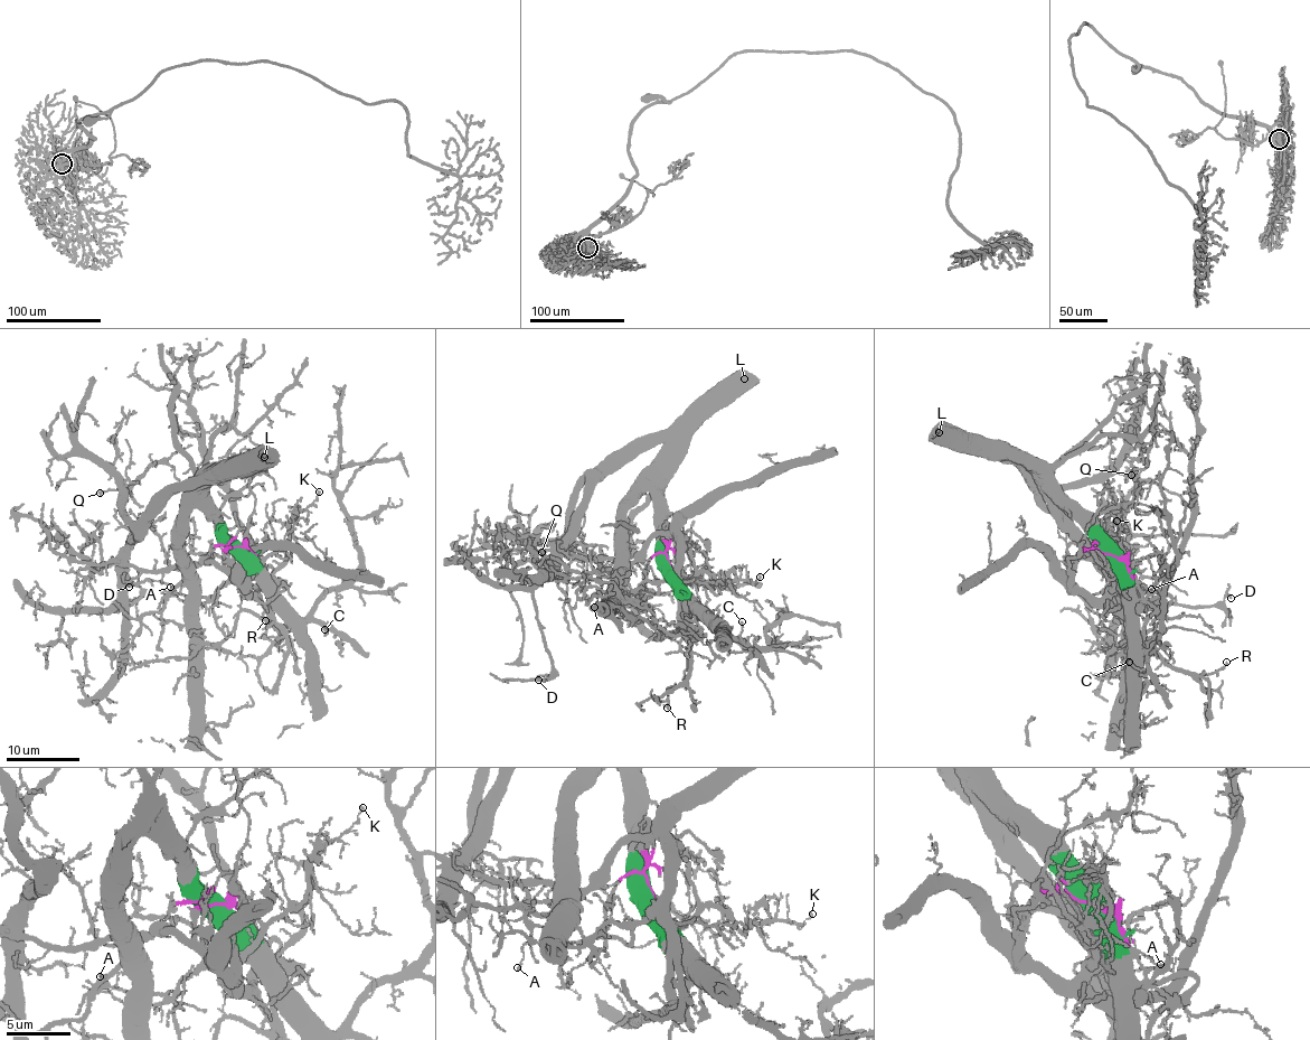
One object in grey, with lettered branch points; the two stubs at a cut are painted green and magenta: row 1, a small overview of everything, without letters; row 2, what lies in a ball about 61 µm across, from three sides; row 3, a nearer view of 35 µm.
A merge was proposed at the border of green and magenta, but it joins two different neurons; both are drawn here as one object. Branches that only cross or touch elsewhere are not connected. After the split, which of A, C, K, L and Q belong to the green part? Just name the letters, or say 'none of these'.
A, C, L, Q

